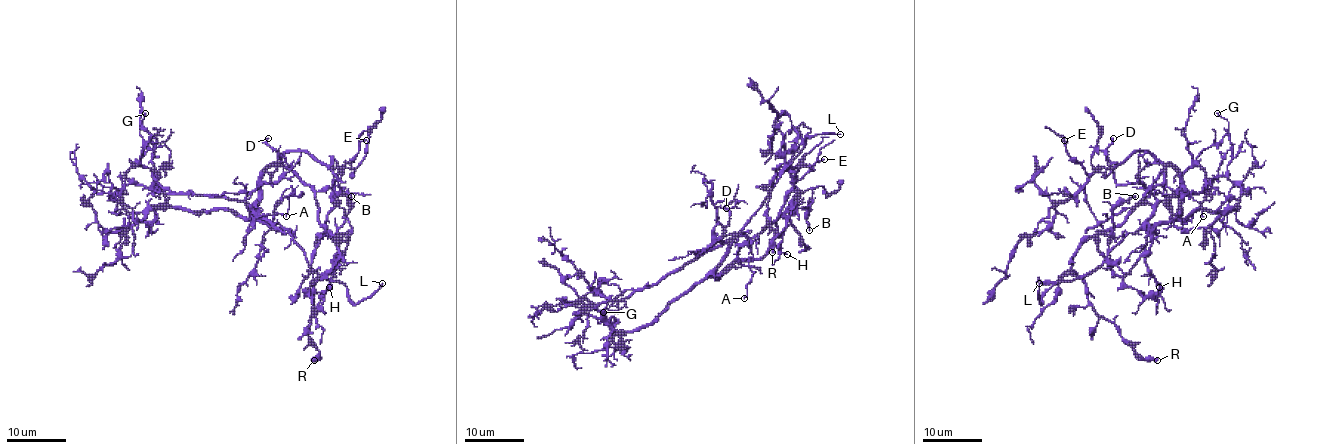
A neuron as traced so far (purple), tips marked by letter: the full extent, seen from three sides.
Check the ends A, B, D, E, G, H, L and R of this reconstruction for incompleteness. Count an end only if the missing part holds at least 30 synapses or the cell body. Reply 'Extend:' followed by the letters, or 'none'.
Extend: L

